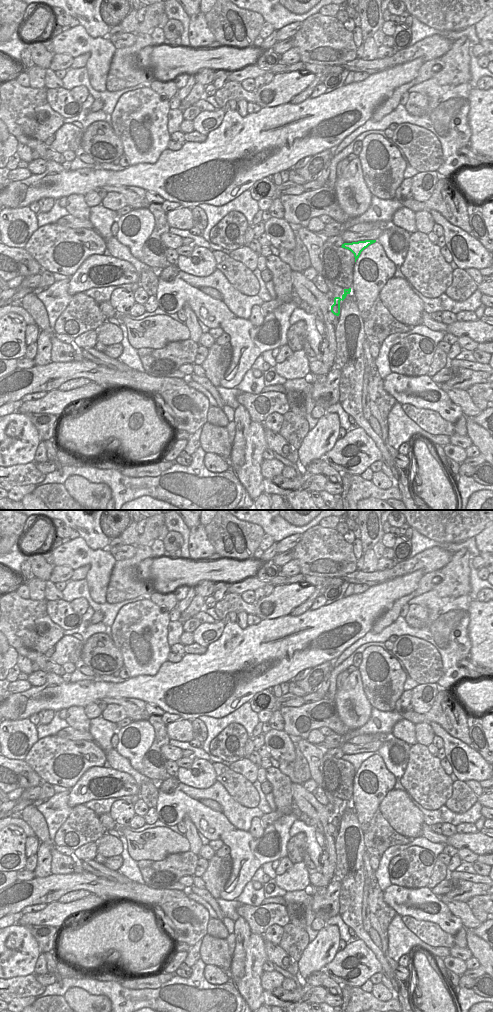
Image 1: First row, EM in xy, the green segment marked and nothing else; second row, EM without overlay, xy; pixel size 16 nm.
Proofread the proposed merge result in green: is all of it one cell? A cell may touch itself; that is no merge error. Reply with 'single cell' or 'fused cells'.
single cell

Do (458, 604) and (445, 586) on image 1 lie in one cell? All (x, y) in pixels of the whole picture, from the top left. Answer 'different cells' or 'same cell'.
different cells

